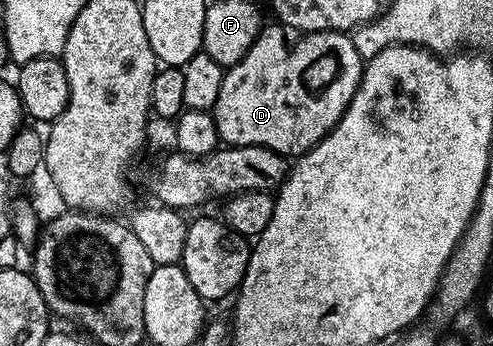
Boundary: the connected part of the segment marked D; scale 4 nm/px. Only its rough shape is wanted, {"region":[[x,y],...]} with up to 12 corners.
{"region":[[262,28],[212,107],[228,146],[311,150],[364,59],[340,30]]}

